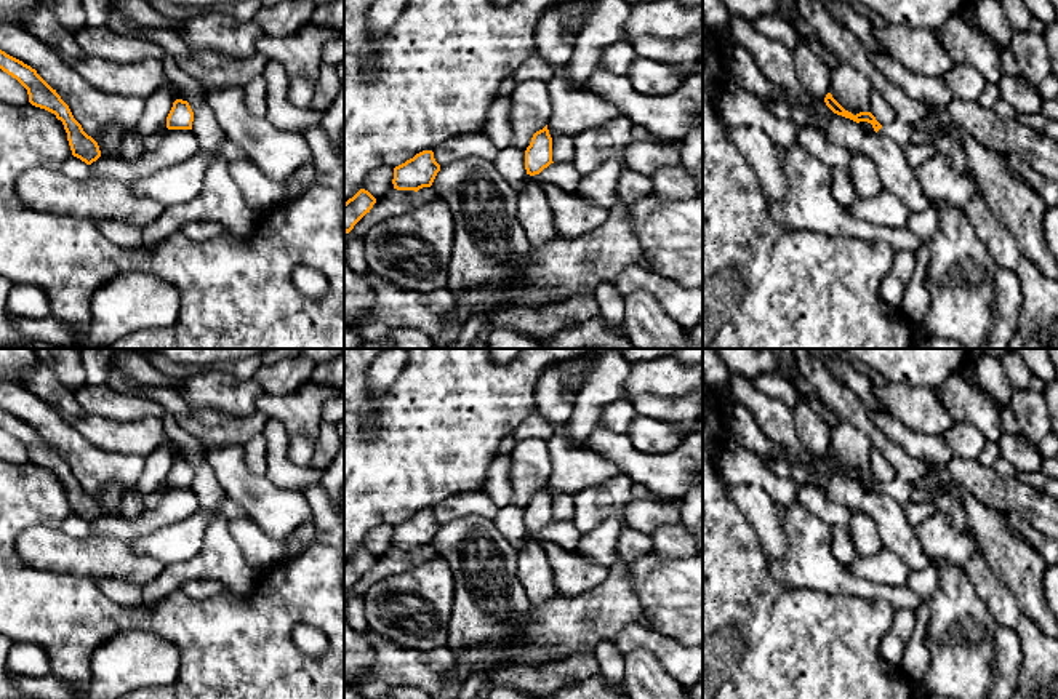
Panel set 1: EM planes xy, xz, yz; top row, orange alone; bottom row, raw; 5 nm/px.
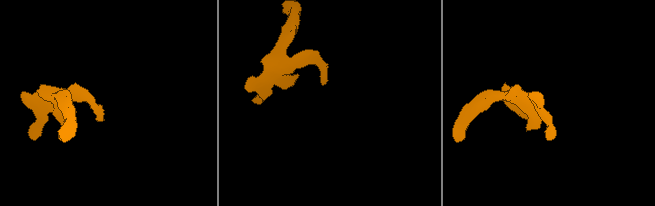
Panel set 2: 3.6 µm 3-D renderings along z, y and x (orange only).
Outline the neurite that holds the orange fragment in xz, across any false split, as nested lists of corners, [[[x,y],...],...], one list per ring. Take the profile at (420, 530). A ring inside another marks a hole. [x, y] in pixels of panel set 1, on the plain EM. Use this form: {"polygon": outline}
{"polygon": [[[423,509],[413,517],[394,526],[394,547],[397,549],[415,549],[431,545],[440,523],[434,517],[432,509]]]}

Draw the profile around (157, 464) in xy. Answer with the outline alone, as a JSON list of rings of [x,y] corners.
[[[165,440],[152,454],[144,457],[144,469],[134,483],[136,504],[144,512],[144,499],[166,483],[166,475],[174,461],[174,448]]]

